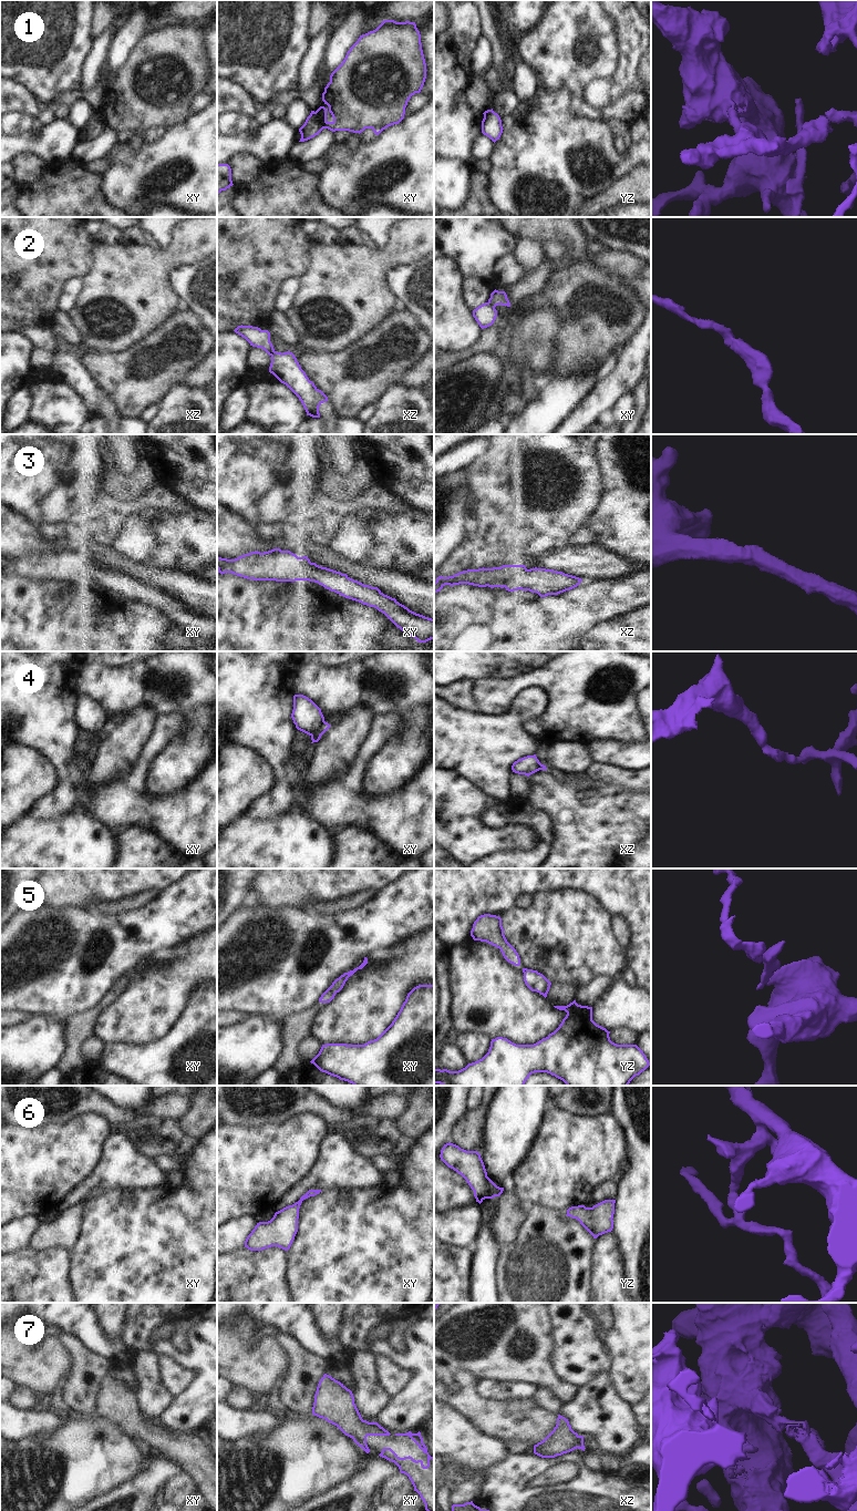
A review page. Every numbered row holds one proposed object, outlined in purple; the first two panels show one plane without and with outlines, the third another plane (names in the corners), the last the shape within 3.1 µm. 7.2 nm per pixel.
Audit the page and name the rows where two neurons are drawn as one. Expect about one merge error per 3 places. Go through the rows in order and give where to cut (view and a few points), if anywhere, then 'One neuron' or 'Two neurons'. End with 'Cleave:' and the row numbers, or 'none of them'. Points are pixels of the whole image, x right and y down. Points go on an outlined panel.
1: Split along xy (315, 112), (323, 127). Two neurons
2: Split along xy (488, 301), (494, 307). Two neurons
3: No split. One neuron
4: Split along xy (324, 721), (311, 736). Two neurons
5: Split along xy (367, 958), (364, 960). Two neurons
6: No split. One neuron
7: No split. One neuron
Cleave: 1, 2, 4, 5

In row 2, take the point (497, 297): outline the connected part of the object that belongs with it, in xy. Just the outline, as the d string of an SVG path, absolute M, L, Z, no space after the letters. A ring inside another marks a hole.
M496 289L491 294L491 298L488 299L488 302L493 305L494 307L498 305L510 307L510 302L507 298L506 292L498 291Z

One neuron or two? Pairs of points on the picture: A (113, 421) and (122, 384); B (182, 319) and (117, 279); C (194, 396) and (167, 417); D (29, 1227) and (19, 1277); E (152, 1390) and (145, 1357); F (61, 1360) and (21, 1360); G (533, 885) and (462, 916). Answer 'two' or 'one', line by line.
A: two
B: two
C: one
D: two
E: one
F: one
G: one

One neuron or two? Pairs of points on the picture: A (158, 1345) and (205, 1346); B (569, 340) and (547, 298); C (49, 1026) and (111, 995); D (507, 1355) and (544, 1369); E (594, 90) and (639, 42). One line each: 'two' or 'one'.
A: one
B: one
C: two
D: one
E: one

